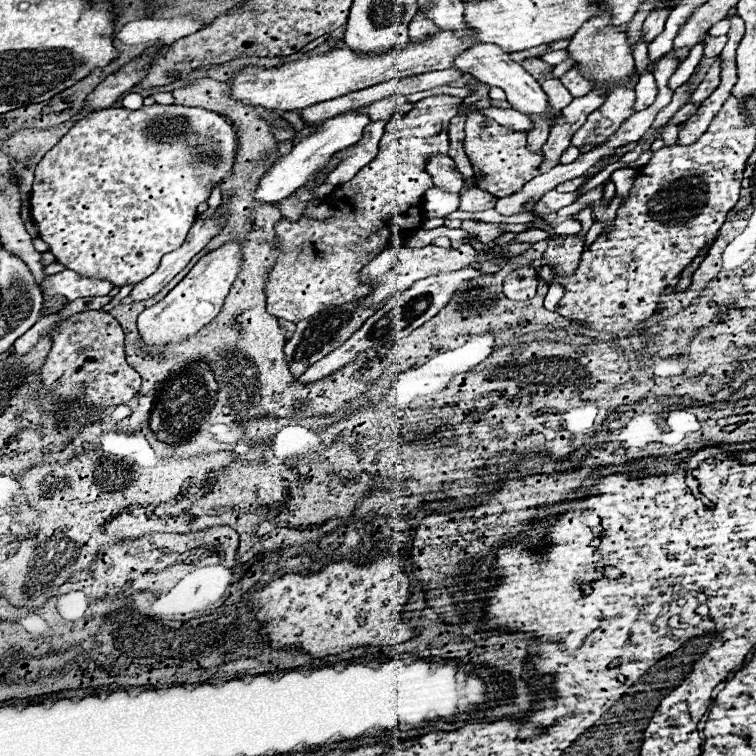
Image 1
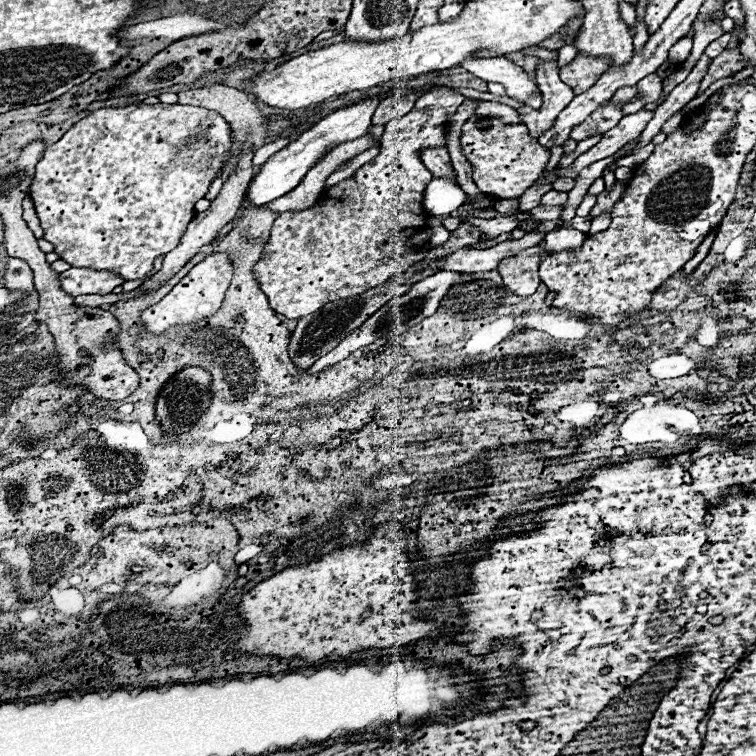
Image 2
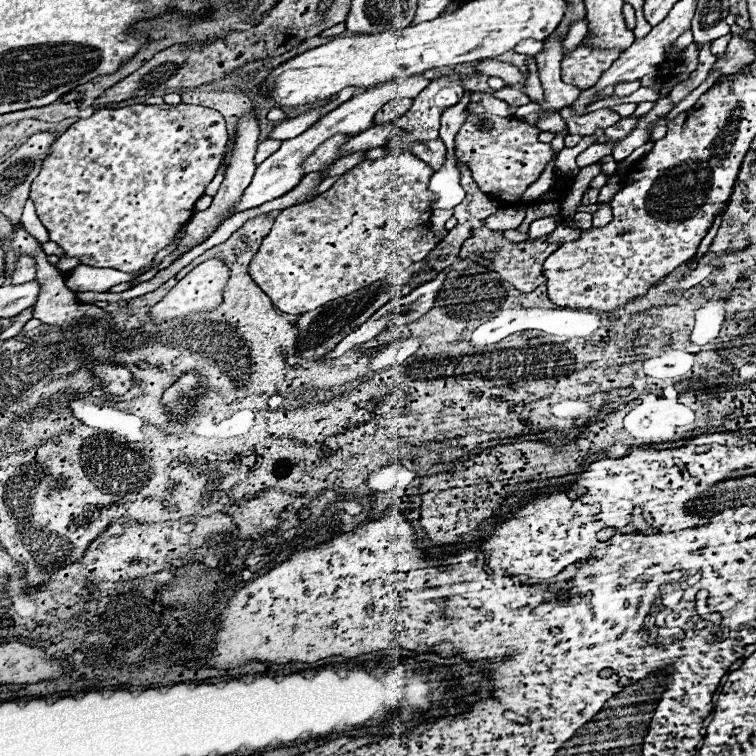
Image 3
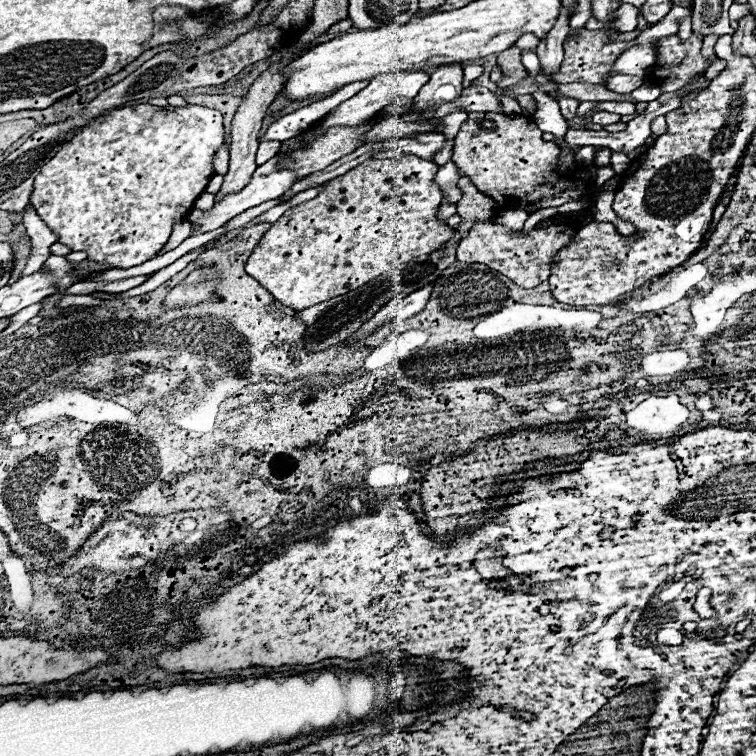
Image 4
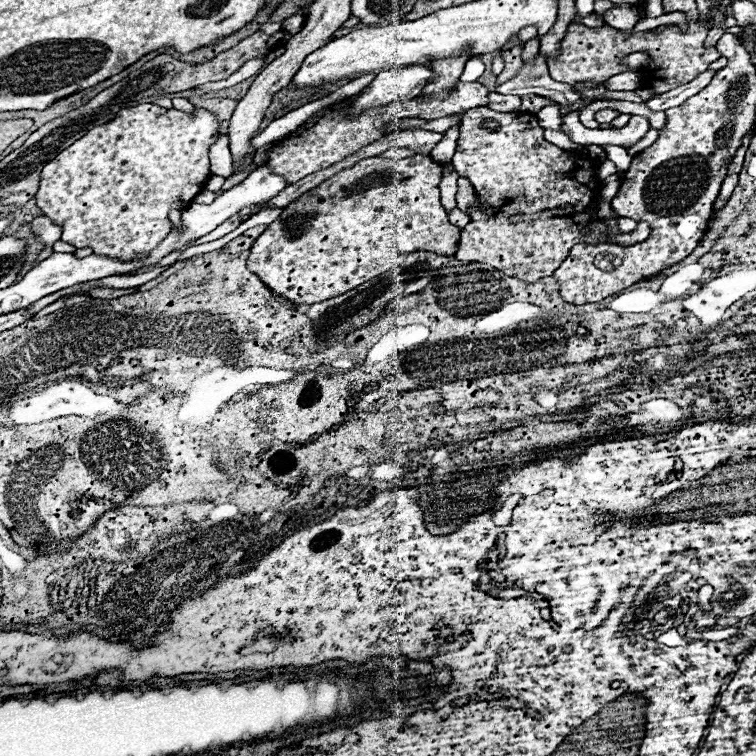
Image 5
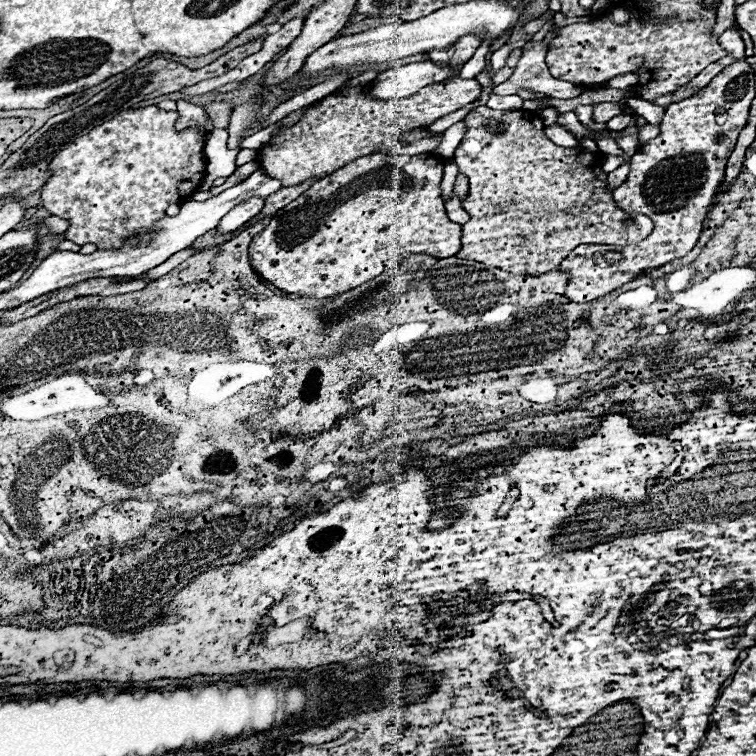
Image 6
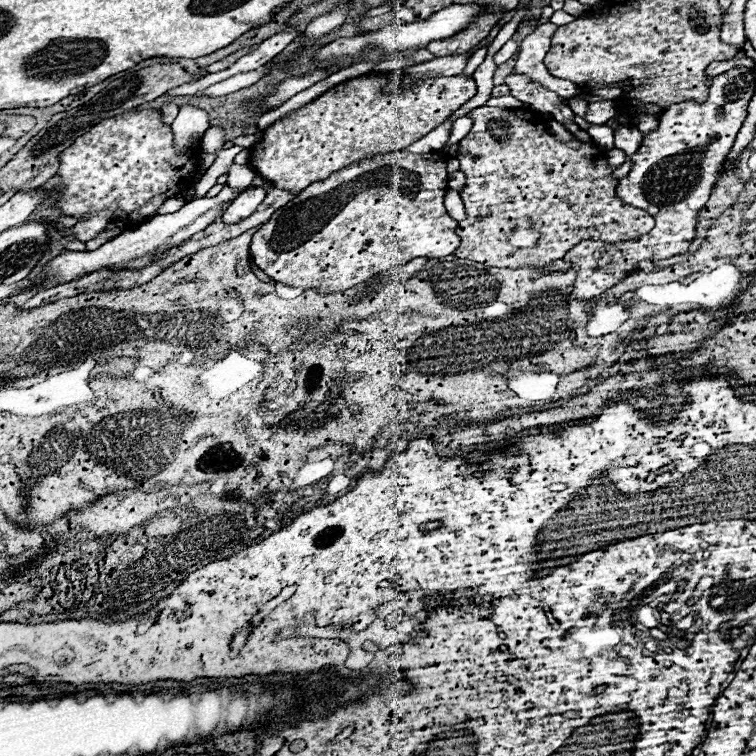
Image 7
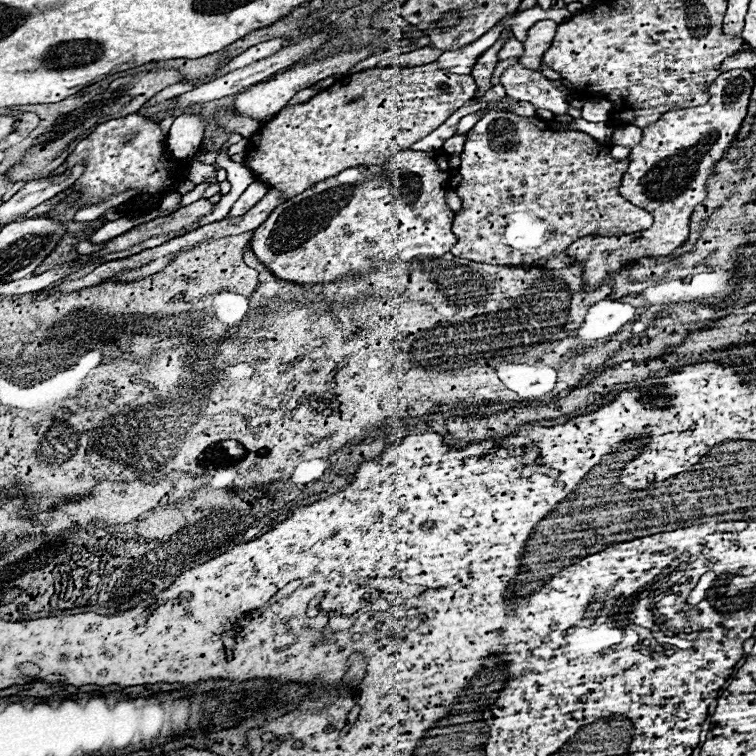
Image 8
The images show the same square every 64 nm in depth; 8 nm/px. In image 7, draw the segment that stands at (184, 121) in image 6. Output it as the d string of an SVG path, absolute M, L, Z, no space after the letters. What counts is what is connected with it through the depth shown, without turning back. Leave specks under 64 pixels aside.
M190 104L180 106L180 112L178 112L176 120L172 122L176 146L184 148L192 138L200 140L208 128L210 128L210 120L208 120L208 114L204 110L190 106Z

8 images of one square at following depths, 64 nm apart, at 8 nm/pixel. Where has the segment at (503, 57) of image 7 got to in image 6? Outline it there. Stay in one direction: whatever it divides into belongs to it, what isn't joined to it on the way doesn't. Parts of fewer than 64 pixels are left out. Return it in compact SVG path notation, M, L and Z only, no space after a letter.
M505 44L499 50L493 52L490 58L493 70L499 70L505 66L506 60L512 50L513 48L511 46Z

